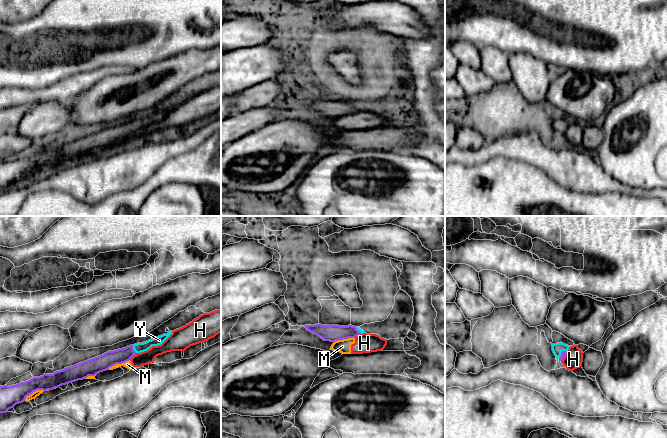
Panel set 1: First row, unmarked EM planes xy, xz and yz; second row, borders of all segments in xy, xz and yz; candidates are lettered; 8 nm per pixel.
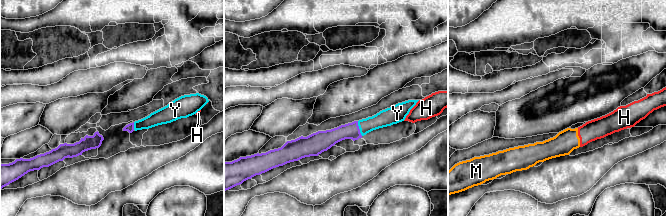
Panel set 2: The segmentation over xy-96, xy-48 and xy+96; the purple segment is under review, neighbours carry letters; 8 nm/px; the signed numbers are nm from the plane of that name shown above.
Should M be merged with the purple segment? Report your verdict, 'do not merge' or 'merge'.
do not merge

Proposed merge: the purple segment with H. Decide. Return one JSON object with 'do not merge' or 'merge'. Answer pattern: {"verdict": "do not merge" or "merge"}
{"verdict": "do not merge"}

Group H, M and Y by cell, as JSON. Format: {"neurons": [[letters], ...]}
{"neurons": [["H", "M"], ["Y"]]}

